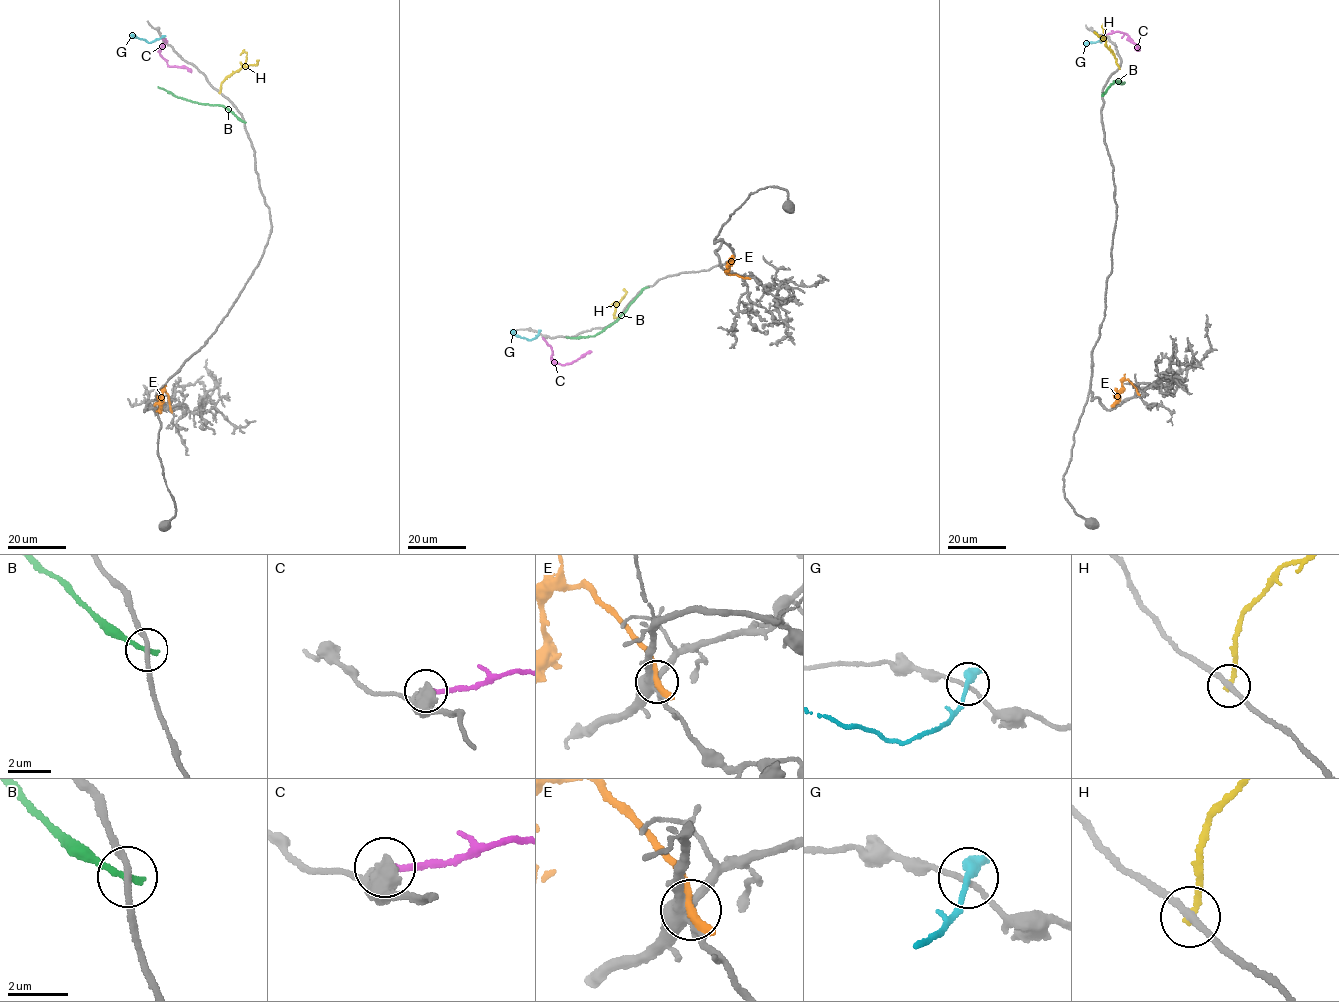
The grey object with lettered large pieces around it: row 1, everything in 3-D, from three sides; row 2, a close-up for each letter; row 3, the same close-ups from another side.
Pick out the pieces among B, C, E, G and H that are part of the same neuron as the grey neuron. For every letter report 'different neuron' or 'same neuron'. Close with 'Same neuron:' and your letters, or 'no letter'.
B: different neuron
C: same neuron
E: different neuron
G: different neuron
H: different neuron
Same neuron: C

